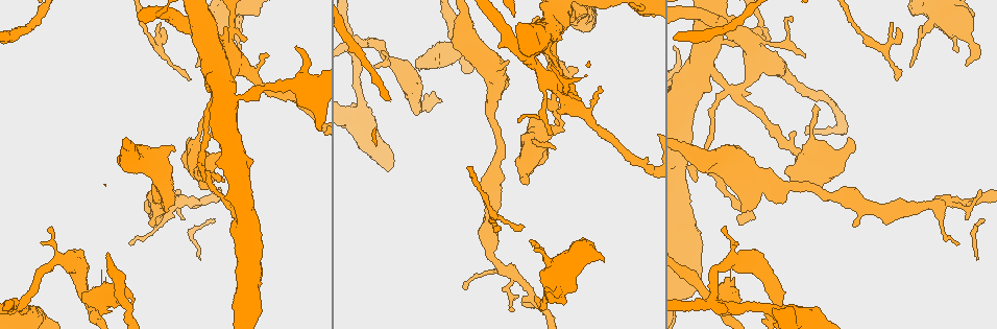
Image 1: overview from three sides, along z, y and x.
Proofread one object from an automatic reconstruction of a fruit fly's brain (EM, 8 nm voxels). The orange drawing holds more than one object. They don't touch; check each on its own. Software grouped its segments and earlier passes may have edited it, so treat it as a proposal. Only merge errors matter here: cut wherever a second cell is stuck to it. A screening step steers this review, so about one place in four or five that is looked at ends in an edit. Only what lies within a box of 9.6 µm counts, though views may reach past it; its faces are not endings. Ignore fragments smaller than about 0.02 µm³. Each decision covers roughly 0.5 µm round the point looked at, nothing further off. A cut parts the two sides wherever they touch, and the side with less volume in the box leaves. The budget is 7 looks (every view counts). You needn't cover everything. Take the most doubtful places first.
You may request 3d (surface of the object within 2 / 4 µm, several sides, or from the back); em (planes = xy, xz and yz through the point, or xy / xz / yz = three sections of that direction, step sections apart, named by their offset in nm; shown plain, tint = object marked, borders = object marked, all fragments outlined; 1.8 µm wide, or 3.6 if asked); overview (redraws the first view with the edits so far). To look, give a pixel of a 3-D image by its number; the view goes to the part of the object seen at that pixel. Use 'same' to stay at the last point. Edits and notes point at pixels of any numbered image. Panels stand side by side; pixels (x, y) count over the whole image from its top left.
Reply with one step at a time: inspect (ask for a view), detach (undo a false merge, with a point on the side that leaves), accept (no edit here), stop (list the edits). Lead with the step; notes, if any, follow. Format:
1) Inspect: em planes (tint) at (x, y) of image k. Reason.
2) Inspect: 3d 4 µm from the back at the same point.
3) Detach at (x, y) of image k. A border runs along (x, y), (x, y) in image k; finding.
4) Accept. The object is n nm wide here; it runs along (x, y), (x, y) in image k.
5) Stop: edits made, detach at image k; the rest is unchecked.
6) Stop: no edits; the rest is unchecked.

Inspect: em planes (tint) at (718, 303) of image 1. Sharp bend.

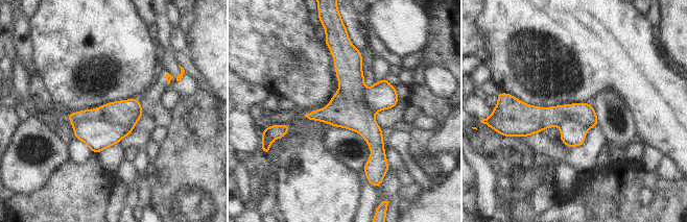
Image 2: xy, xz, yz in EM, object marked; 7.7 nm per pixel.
Detach at (118, 113) of image 2. A border runs along (140, 106), (118, 129), (72, 122) in image 2; a second cell is stuck on.

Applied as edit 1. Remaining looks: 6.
Inspect: overview. See it whole again.

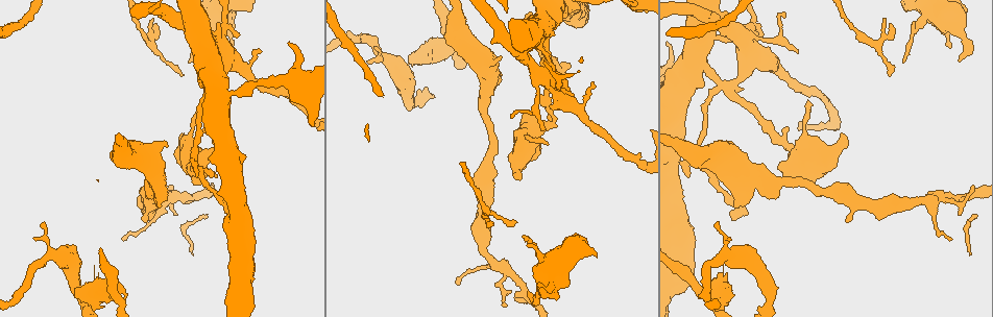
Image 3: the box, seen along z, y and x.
Inspect: 3d 4 µm from the back at (51, 256) of image 3. Thick turns thin.

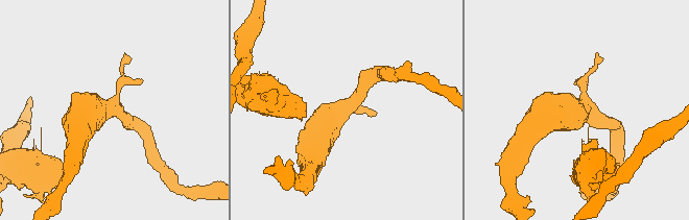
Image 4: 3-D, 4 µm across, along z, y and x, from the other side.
Inspect: em 3.6 µm planes (tint) at (113, 107) of image 4. Shape alone is not enough.

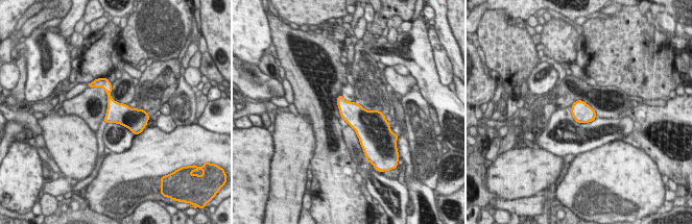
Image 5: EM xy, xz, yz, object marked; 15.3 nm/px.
Accept. All the same cell.

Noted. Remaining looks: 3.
Inspect: em planes (plain) at (739, 82) of image 3. Touches itself.

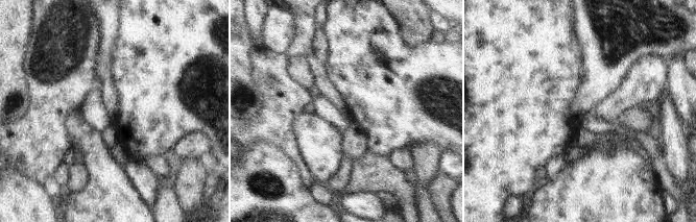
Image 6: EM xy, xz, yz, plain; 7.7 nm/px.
Inspect: em planes (tint) at the same point.

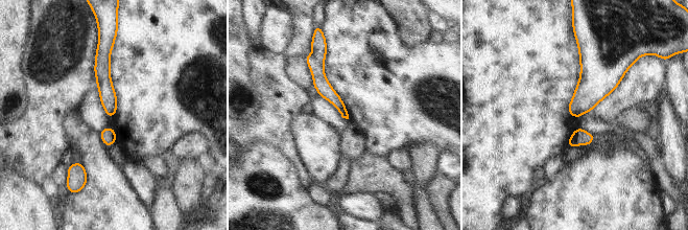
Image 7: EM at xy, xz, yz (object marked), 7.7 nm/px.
Detach at (323, 86) of image 7. The part that leaves runs along (312, 61), (321, 84), (345, 115) in image 7; a second cell is stuck on.

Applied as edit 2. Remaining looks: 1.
Stop: edits made, detach at image 2, detach at image 7; the rest is unchecked.

